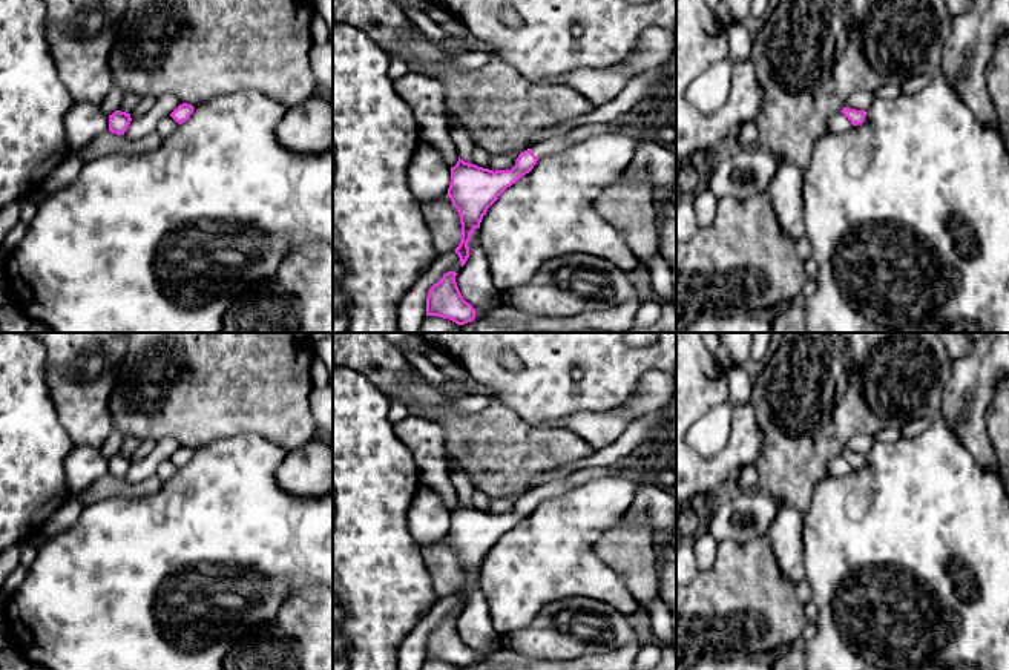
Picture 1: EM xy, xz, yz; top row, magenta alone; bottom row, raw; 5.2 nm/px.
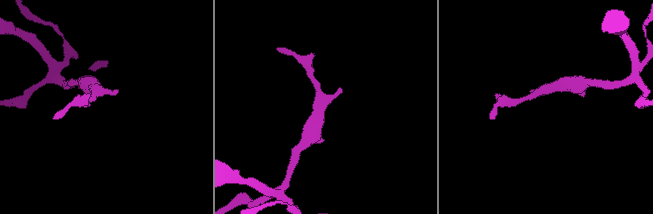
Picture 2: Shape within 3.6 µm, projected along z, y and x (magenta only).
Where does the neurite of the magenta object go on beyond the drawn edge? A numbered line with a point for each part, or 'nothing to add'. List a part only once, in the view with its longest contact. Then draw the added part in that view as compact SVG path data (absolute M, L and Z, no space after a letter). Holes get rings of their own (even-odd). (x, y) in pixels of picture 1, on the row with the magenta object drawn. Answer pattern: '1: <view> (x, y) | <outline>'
1: xz (555, 144) | M627 115L618 117L613 121L601 121L601 123L589 123L578 126L563 135L544 140L538 144L534 144L531 147L531 152L537 156L537 159L541 159L547 155L560 153L567 146L581 141L592 135L600 133L609 133L609 132L618 132L627 124Z

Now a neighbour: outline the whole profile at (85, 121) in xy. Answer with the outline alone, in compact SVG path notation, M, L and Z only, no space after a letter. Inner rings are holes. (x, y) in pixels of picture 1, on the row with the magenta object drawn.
M74 101L64 115L64 127L69 152L78 153L94 140L109 132L109 117L97 104Z

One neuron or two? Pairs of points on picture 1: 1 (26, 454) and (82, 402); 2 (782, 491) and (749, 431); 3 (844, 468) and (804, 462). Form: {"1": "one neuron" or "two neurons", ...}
{"1": "two neurons", "2": "two neurons", "3": "two neurons"}

